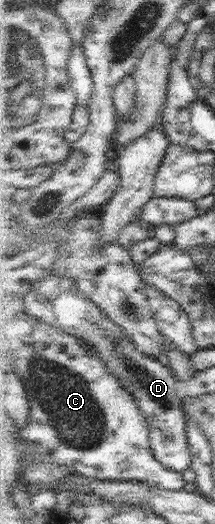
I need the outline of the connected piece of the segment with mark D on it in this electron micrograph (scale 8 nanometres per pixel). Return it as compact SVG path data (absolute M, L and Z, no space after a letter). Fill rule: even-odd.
M49 274L47 278L42 278L35 284L32 291L22 294L18 305L20 304L24 304L20 308L26 308L23 311L28 314L87 340L99 352L101 359L109 366L110 372L133 390L140 408L150 423L151 445L156 459L168 468L183 473L193 466L185 399L179 393L179 378L170 363L144 352L125 328L109 318L94 300L90 300L87 293L82 292L73 278L62 277L61 274Z

